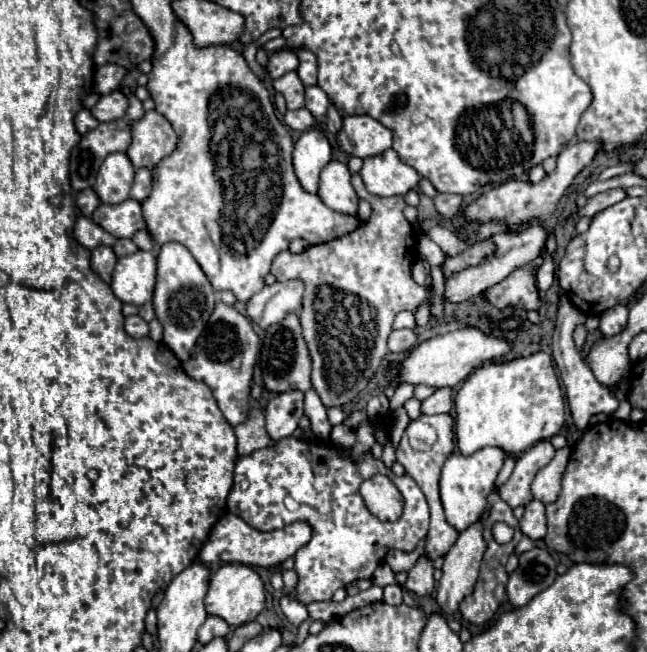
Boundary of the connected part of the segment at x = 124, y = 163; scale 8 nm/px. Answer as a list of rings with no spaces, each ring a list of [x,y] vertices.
[[[124,152],[108,154],[96,176],[94,190],[104,204],[118,204],[128,198],[134,166]]]

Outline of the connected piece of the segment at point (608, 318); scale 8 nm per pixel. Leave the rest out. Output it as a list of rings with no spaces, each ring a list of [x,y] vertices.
[[[618,304],[616,308],[610,308],[600,316],[600,330],[604,336],[616,336],[620,334],[628,324],[628,308]]]

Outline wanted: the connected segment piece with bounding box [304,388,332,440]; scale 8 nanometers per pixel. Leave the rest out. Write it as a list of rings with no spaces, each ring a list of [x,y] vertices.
[[[310,388],[306,392],[306,400],[304,400],[304,412],[306,416],[310,418],[310,428],[312,432],[326,440],[330,436],[330,430],[332,430],[332,424],[328,422],[328,416],[326,416],[326,408],[324,404],[320,404],[320,396],[316,396],[316,390]]]

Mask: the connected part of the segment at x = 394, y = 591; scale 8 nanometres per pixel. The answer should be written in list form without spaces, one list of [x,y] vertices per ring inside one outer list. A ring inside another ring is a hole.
[[[386,586],[384,588],[384,602],[386,604],[394,604],[394,606],[402,604],[402,590],[400,590],[400,586]]]

